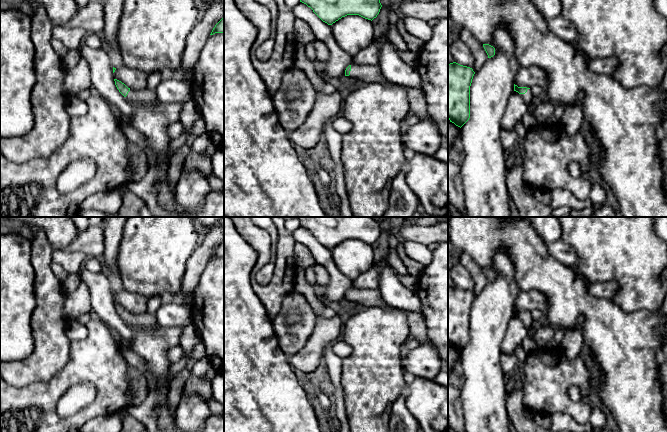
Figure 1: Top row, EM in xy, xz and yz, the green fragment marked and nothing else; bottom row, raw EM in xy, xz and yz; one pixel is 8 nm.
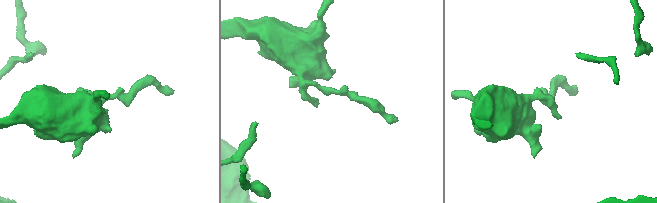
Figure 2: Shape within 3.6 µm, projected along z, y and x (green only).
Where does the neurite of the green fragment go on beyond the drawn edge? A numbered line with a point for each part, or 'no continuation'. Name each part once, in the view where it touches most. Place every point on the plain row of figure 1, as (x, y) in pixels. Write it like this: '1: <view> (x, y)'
1: yz (527, 321)

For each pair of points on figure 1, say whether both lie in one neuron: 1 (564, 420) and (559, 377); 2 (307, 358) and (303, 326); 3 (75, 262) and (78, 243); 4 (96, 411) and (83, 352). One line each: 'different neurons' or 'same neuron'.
1: different neurons
2: different neurons
3: different neurons
4: same neuron

